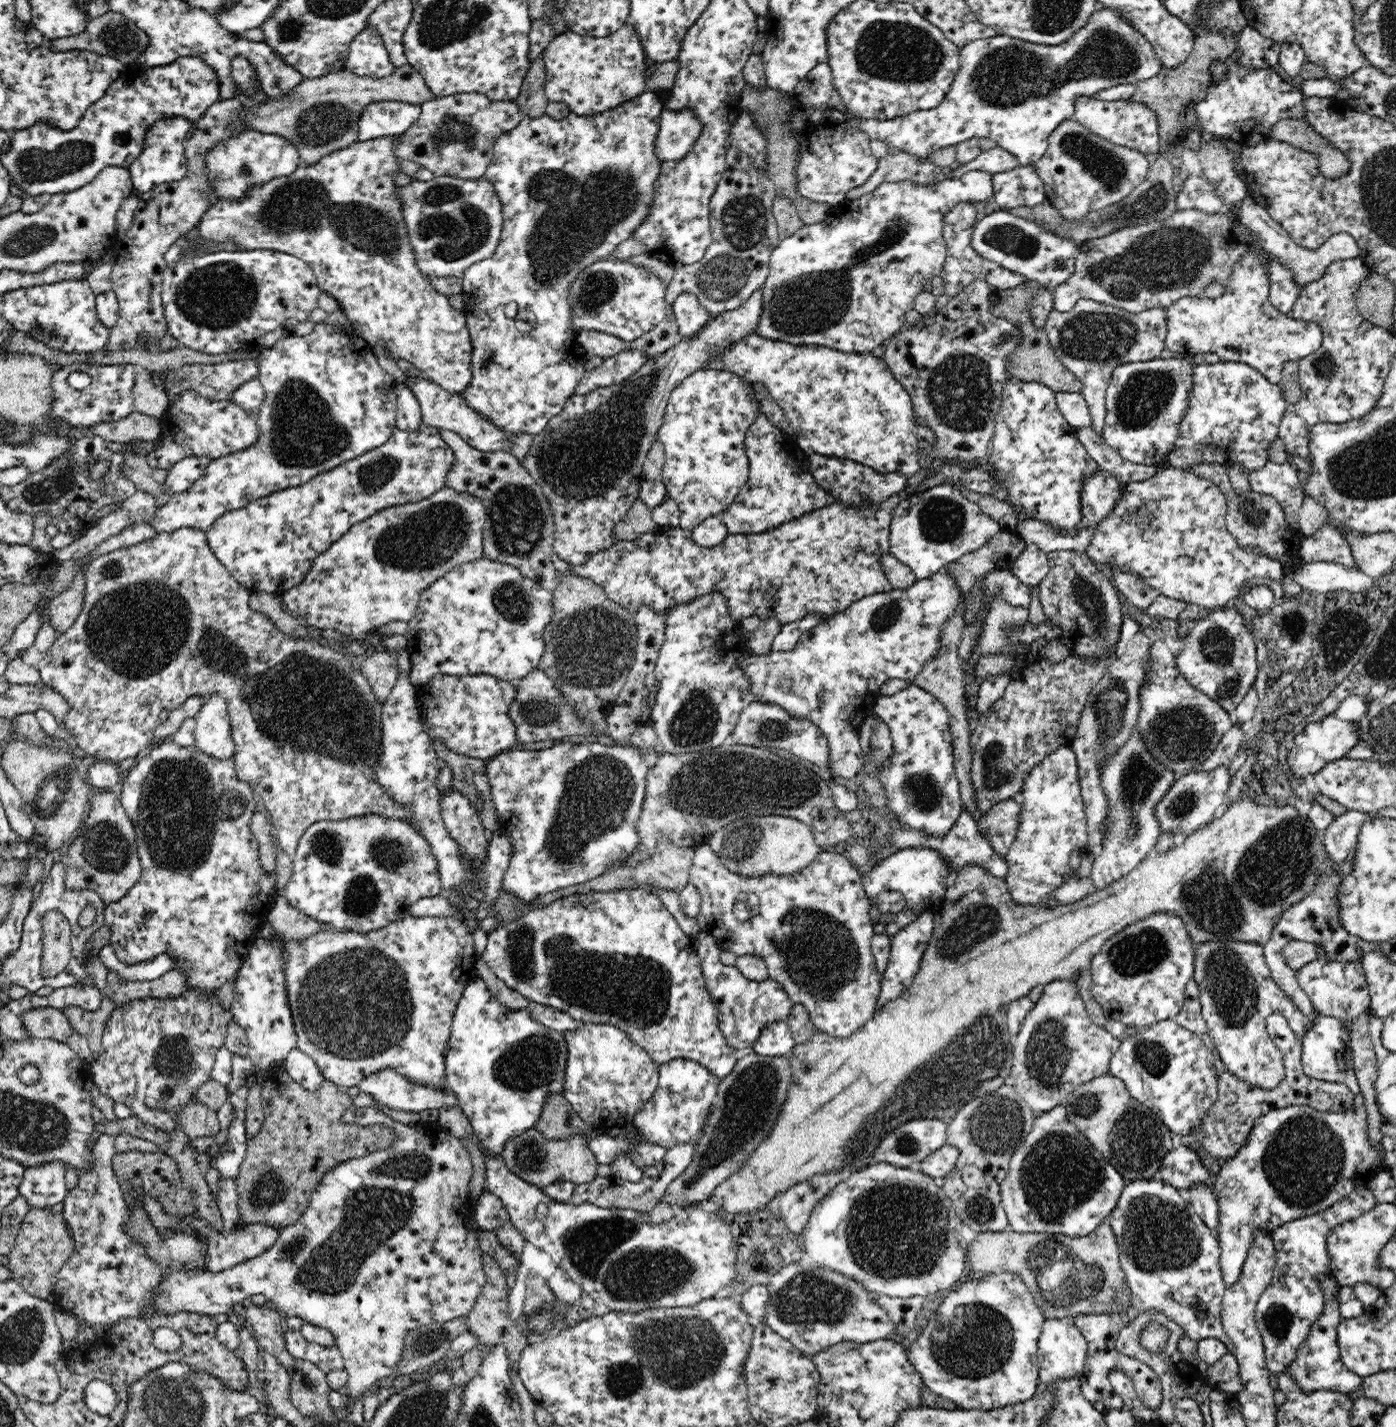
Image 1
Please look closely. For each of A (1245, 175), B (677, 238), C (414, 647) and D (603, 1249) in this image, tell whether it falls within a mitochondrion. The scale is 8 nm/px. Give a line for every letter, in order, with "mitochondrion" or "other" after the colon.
A: other
B: other
C: other
D: mitochondrion

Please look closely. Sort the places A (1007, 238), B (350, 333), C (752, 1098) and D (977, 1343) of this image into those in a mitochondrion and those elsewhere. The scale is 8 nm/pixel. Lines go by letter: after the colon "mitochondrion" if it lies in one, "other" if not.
A: mitochondrion
B: other
C: mitochondrion
D: mitochondrion

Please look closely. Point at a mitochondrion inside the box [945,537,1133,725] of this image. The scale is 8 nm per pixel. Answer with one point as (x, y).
(1086, 594)

